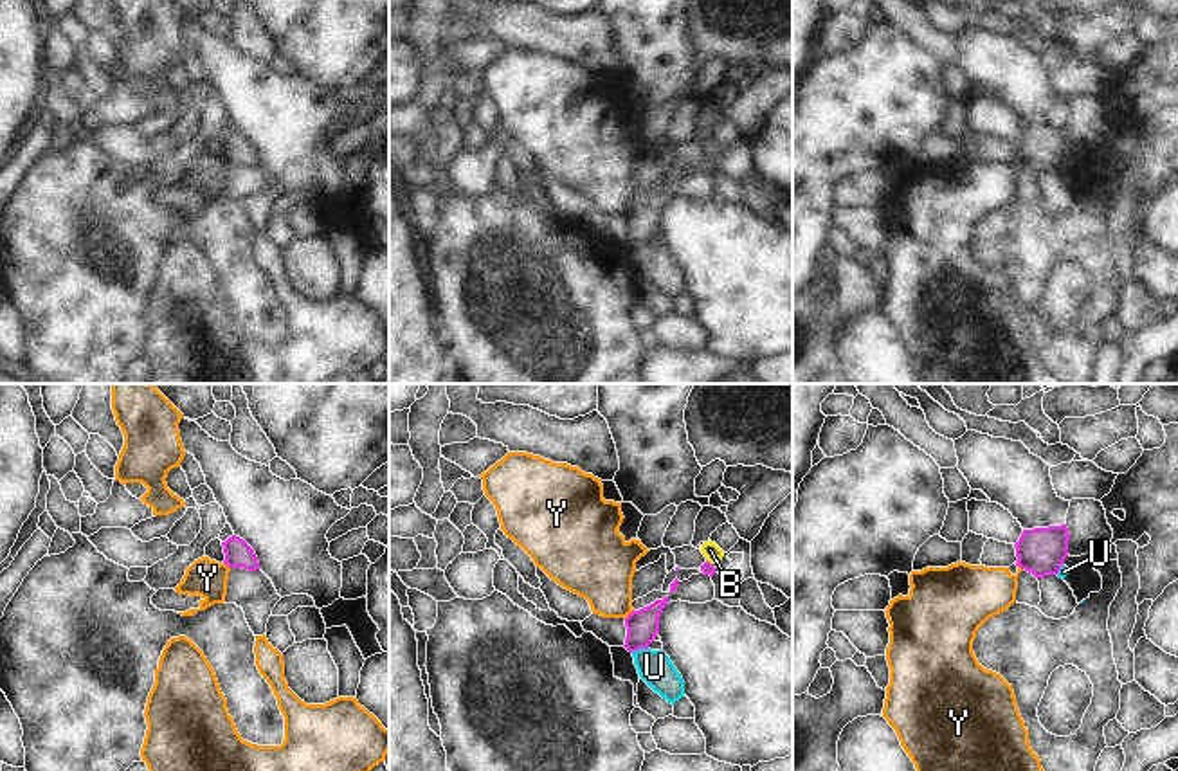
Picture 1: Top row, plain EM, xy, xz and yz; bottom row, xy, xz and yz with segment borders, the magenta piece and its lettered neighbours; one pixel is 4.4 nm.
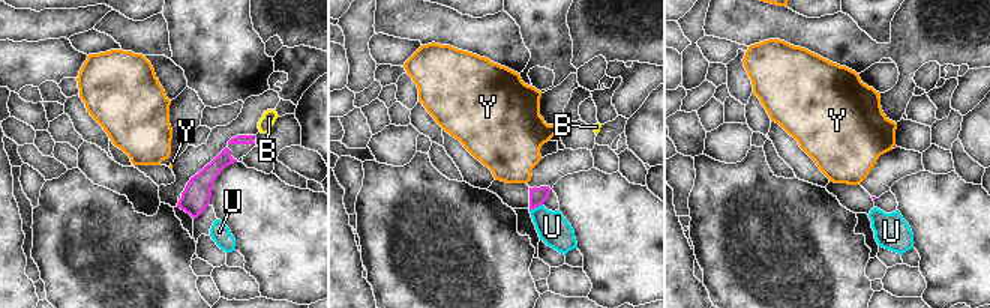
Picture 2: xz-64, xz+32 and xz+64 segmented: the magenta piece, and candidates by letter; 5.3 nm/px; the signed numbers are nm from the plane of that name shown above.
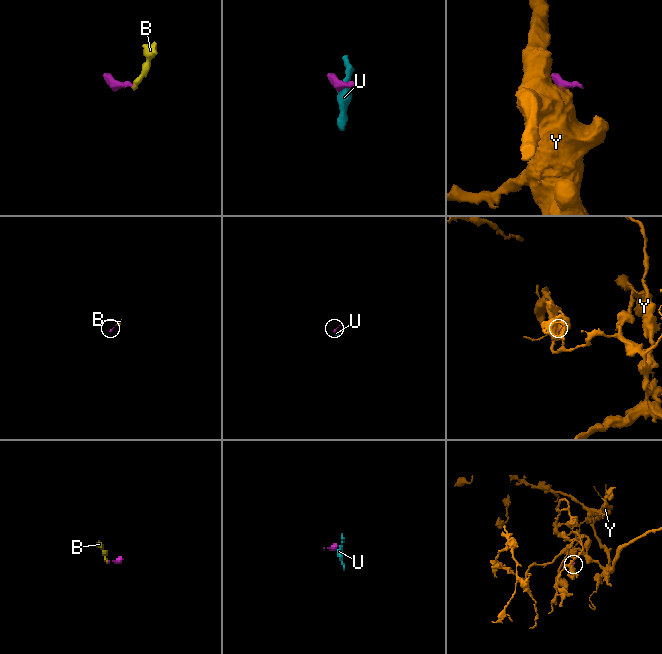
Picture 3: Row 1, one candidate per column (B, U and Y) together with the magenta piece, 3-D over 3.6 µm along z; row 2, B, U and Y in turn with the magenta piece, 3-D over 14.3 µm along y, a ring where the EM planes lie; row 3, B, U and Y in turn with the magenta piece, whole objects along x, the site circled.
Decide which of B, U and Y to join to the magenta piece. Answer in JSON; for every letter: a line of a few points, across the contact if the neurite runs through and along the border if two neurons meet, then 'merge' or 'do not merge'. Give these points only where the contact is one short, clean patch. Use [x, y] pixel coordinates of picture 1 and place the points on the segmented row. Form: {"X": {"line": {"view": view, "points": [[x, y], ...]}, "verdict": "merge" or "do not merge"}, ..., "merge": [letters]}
{"B": {"line": {"view": "xz", "points": [[706, 568], [708, 562], [710, 550]]}, "verdict": "merge"}, "U": {"line": {"view": "xz", "points": [[647, 647], [633, 653]]}, "verdict": "do not merge"}, "Y": {"line": {"view": "xz", "points": [[633, 609], [625, 618]]}, "verdict": "do not merge"}, "merge": ["B"]}

